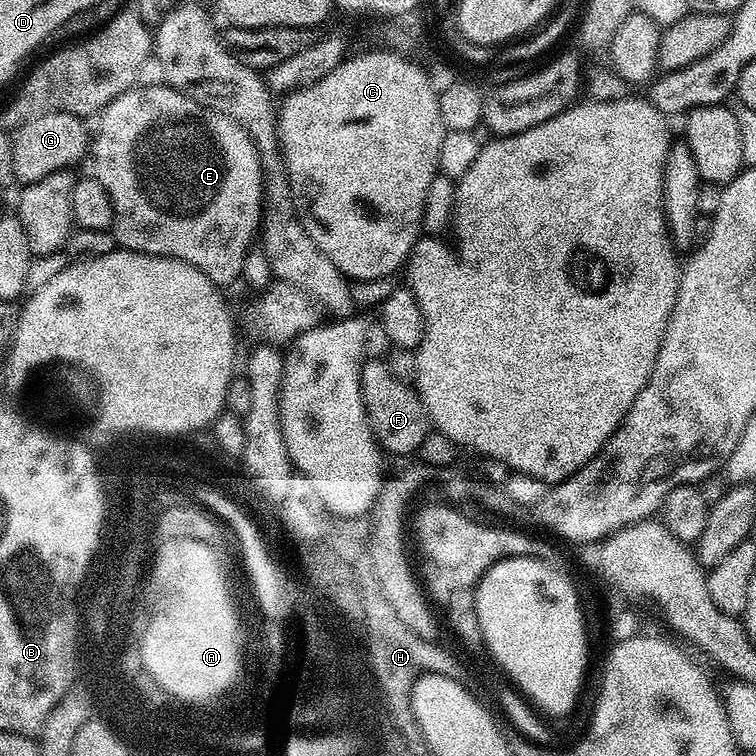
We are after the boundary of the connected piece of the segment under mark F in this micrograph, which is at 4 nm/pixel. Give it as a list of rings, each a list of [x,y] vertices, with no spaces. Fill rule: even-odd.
[[[368,358],[365,359],[364,369],[360,372],[360,389],[372,433],[375,434],[381,449],[385,453],[393,452],[396,456],[419,453],[422,438],[426,438],[430,430],[430,421],[424,401],[415,387],[394,378],[394,374],[390,374],[390,366],[383,359]]]

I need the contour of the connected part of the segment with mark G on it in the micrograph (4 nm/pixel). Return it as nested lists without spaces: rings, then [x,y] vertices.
[[[65,112],[42,114],[30,122],[20,125],[12,136],[14,150],[14,174],[21,185],[33,184],[46,174],[75,169],[80,159],[90,152],[90,128],[81,117]]]

